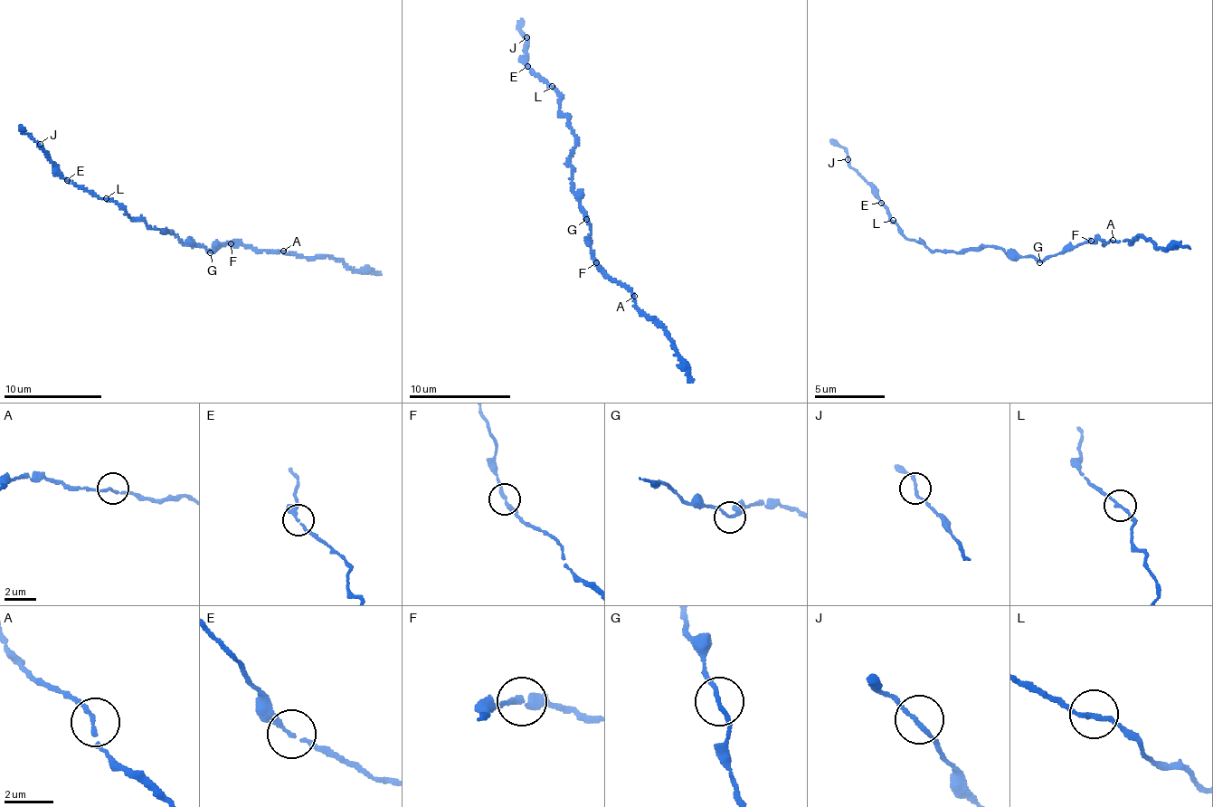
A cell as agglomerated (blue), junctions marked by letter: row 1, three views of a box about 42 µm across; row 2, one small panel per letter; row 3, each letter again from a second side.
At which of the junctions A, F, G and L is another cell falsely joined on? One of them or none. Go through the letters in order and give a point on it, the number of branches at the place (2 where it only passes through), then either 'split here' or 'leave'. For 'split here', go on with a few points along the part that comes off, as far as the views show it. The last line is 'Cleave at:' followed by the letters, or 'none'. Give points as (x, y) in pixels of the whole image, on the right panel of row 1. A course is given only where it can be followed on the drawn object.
A: place (1113, 240); branches 2; leave
F: place (1091, 241); branches 2; leave
G: place (1039, 262); branches 2; leave
L: place (893, 220); branches 2; leave
Cleave at: none

